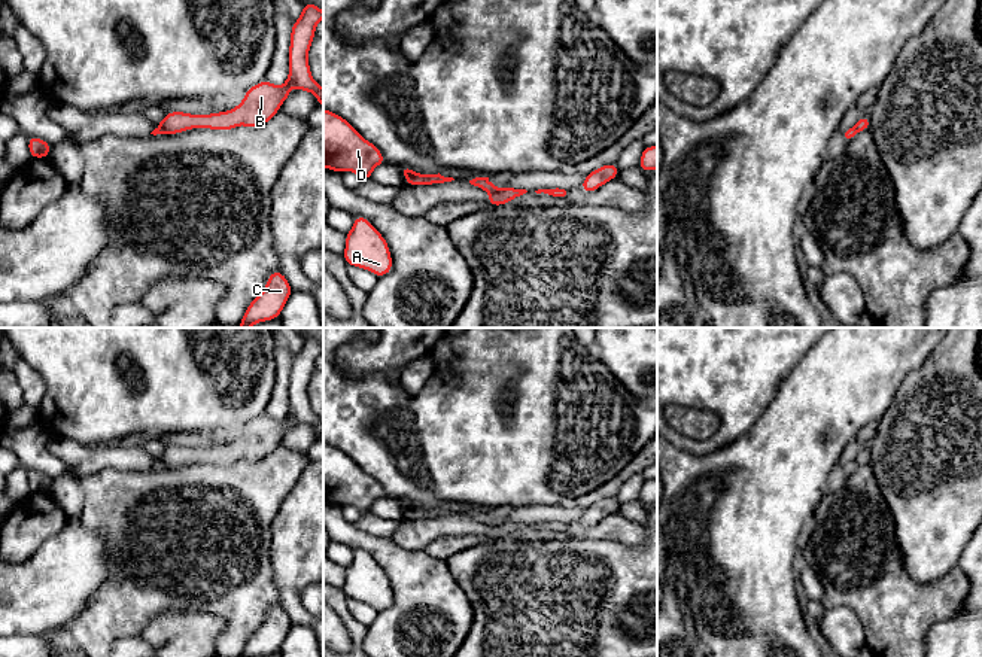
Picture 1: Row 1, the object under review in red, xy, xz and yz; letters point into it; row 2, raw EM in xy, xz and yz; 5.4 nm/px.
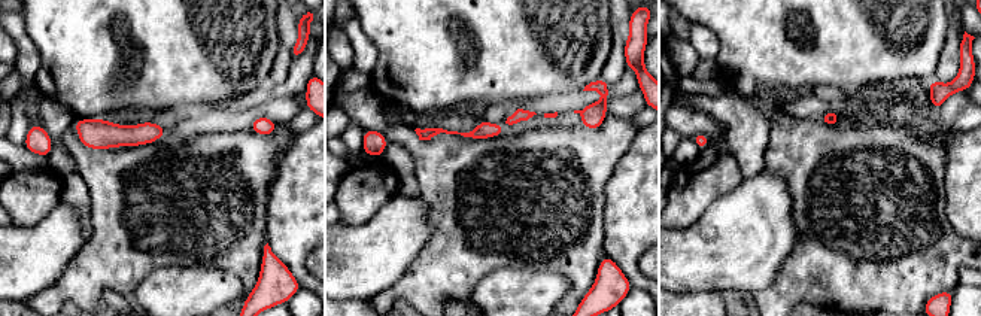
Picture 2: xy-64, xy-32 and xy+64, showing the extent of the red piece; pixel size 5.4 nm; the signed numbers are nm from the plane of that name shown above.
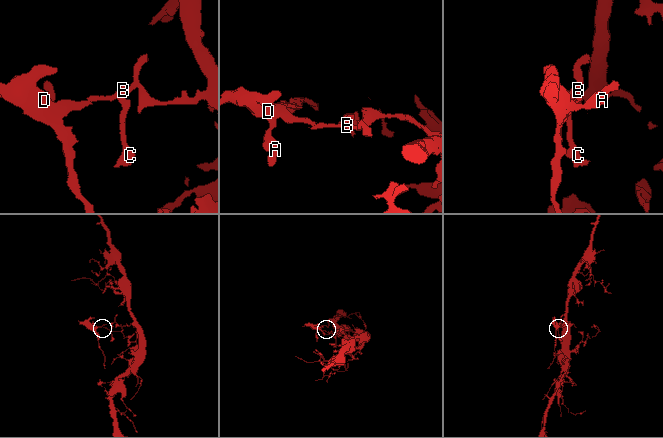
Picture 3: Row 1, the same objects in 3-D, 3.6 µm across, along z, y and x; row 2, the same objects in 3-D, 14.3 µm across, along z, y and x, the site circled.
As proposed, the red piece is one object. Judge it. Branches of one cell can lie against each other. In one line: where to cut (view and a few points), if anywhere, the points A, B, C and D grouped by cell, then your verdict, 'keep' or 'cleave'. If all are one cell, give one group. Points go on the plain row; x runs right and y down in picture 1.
cut in xz along (496, 523), (490, 528); A D / B C; cleave

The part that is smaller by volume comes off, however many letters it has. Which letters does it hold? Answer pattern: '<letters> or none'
A, D

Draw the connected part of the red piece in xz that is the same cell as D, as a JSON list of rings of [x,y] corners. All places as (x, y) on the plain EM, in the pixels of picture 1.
[[[323,442],[323,501],[355,505],[371,514],[373,504],[386,493],[376,478],[365,474],[343,450]]]

